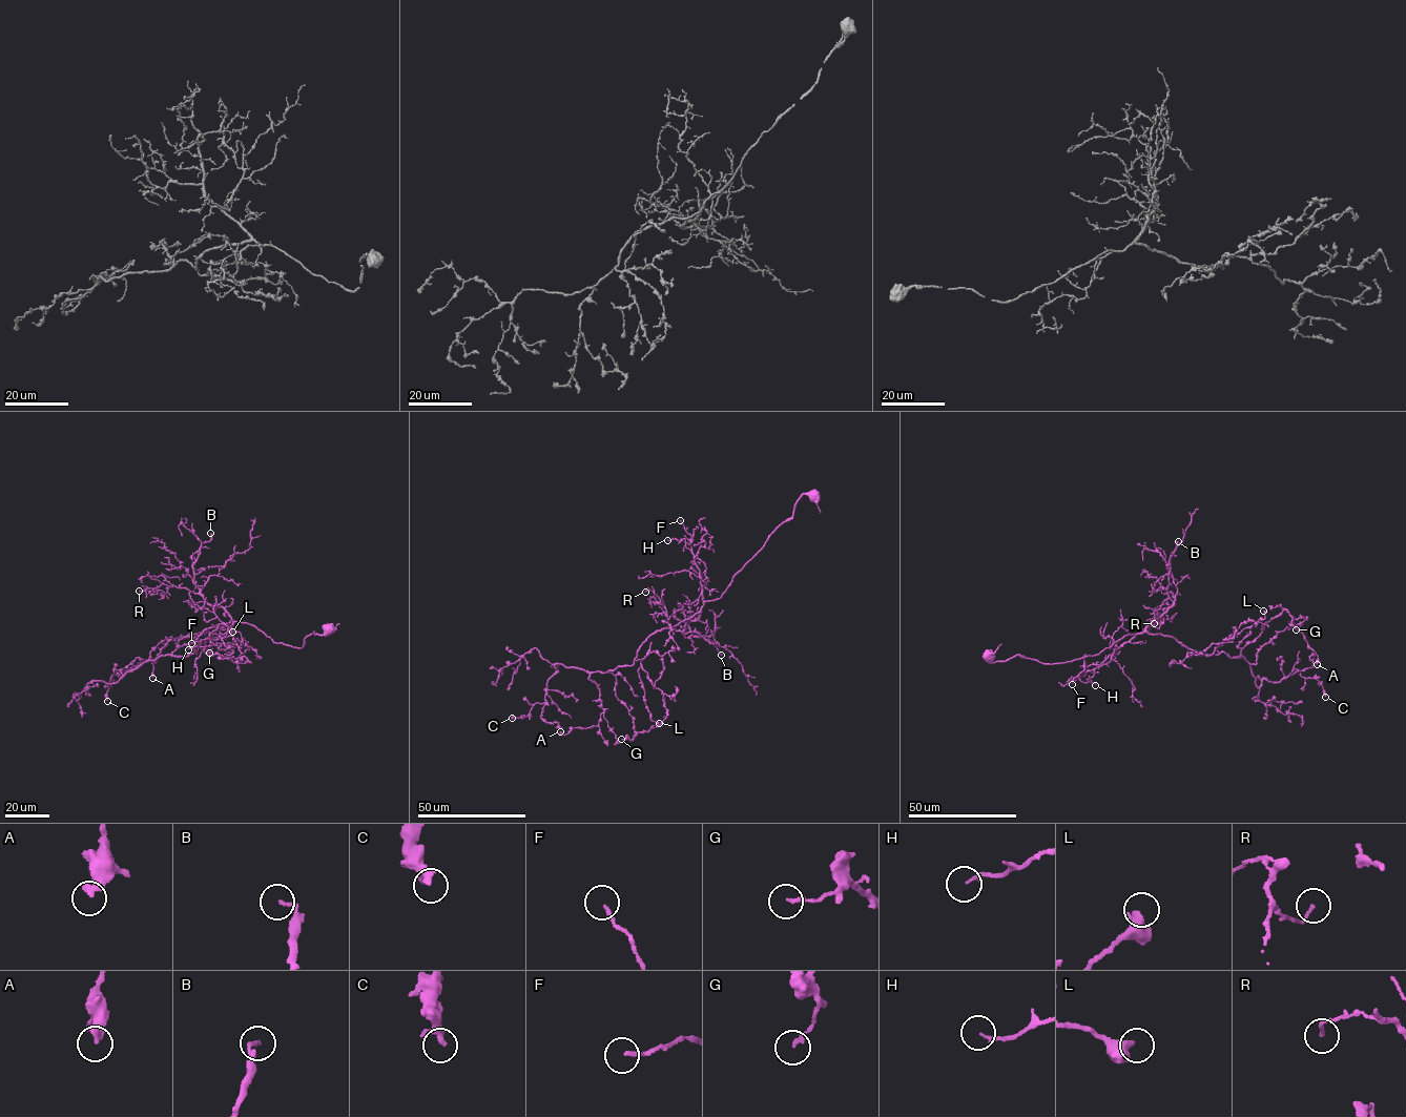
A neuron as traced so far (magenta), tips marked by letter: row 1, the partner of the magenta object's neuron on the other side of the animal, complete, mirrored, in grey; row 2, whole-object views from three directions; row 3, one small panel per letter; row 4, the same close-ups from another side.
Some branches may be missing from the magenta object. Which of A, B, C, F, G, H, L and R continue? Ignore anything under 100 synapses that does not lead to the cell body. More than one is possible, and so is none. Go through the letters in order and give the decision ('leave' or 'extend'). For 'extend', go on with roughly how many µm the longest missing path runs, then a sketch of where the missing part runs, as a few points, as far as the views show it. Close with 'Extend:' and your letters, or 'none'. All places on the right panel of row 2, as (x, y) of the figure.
A: leave
B: leave
C: leave
F: leave
G: leave
H: leave
L: leave
R: leave
Extend: none

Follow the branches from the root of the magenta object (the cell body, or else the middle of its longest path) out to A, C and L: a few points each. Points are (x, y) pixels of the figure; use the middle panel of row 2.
A: (815, 495), (802, 495), (720, 598), (648, 637), (633, 664), (590, 674), (603, 710), (598, 725), (560, 731)
C: (815, 495), (802, 495), (720, 598), (648, 637), (633, 664), (601, 673), (556, 664), (545, 702), (512, 718)
L: (815, 495), (802, 495), (790, 518), (720, 598), (642, 644), (635, 660), (641, 661), (650, 719), (659, 723)

